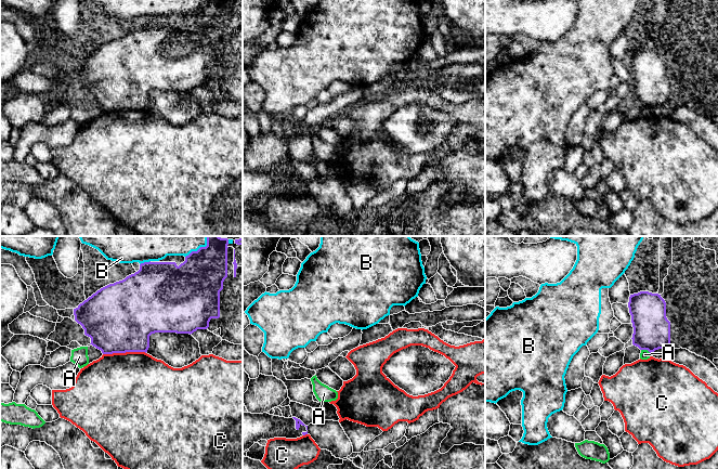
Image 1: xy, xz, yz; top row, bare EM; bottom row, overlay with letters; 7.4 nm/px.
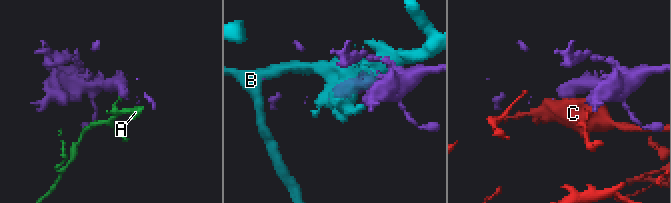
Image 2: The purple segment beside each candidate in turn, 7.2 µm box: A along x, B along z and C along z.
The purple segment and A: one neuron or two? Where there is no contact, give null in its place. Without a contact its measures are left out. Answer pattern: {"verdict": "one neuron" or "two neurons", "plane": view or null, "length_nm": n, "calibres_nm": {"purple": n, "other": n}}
{"verdict": "two neurons", "plane": "yz", "length_nm": 80, "calibres_nm": {"purple": 280, "other": 70}}

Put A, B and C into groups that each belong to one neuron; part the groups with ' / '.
A / B / C

